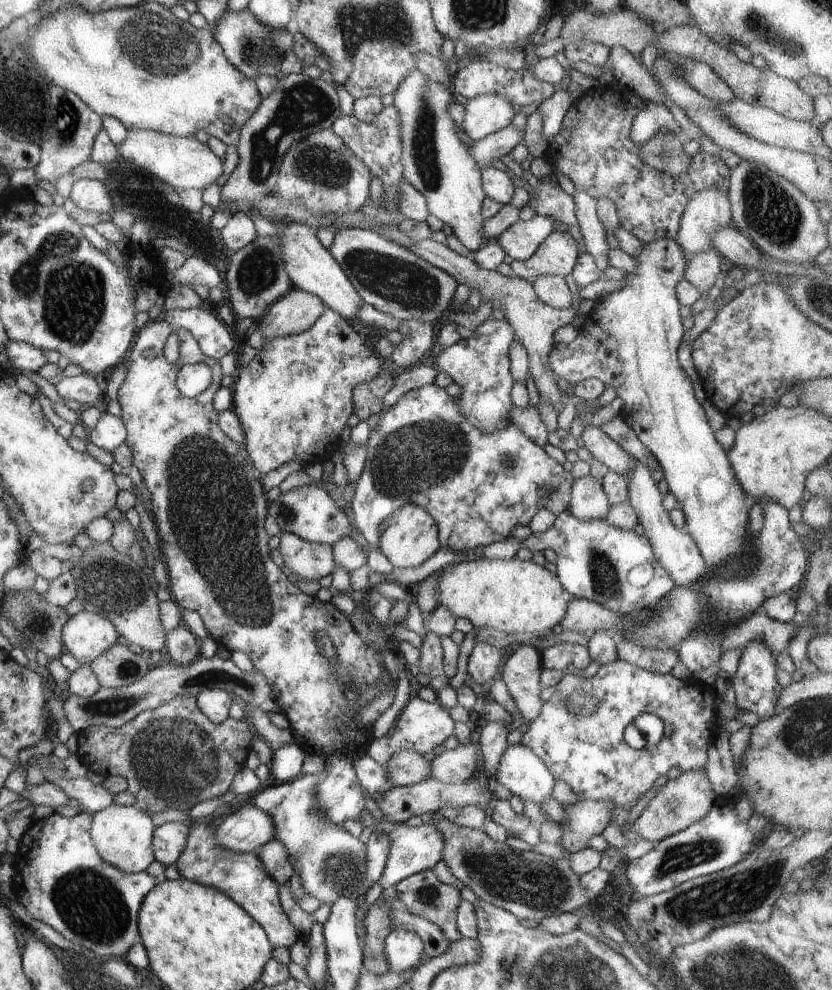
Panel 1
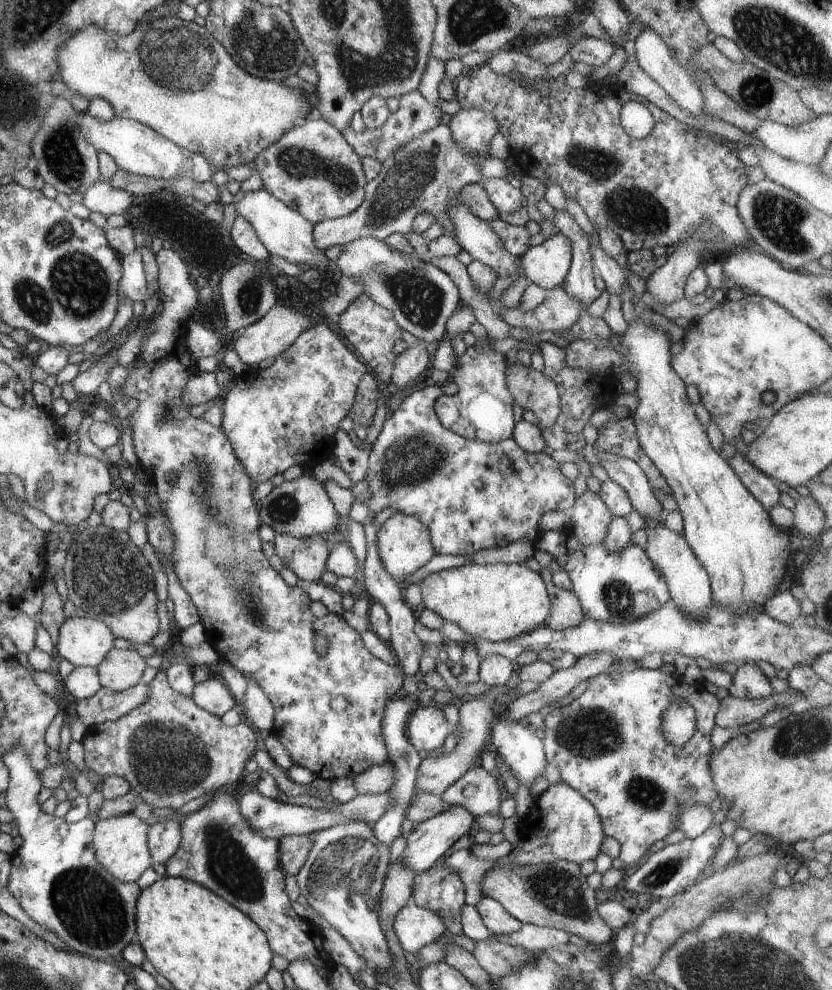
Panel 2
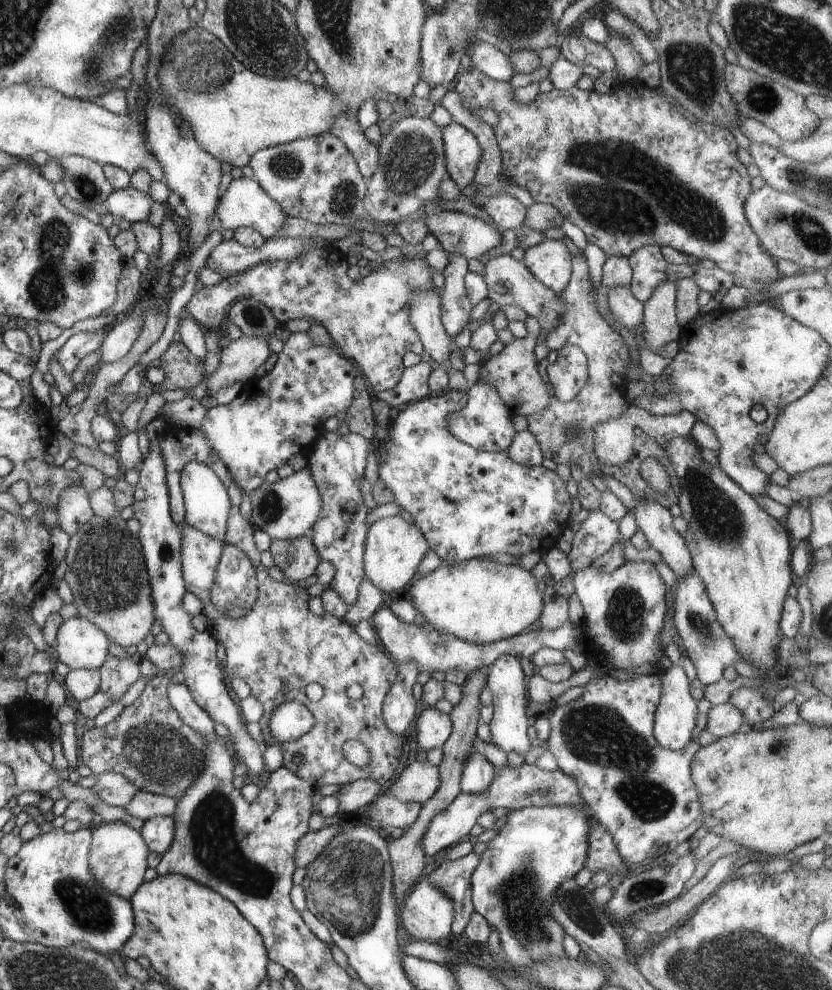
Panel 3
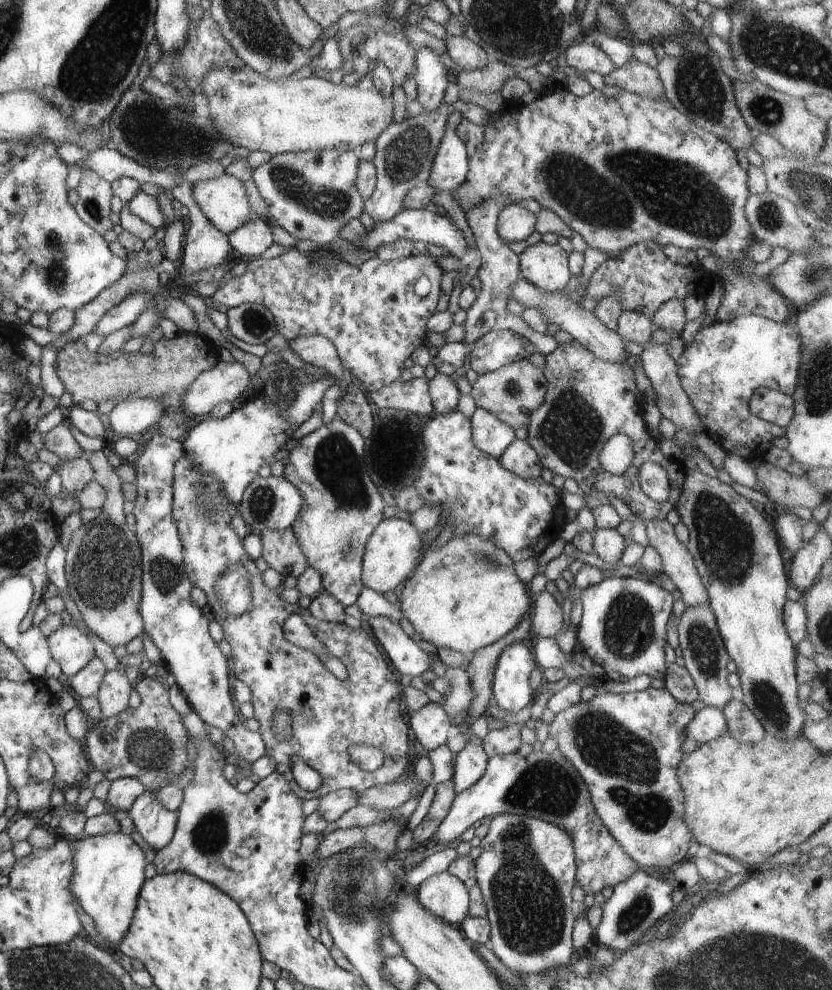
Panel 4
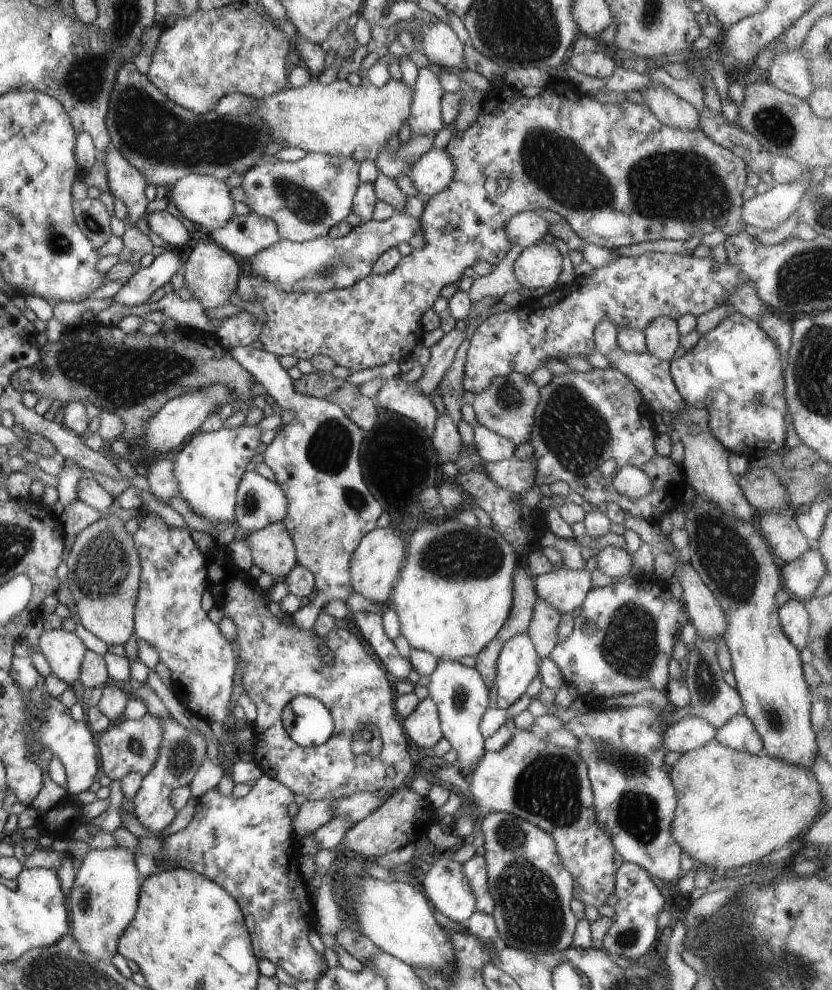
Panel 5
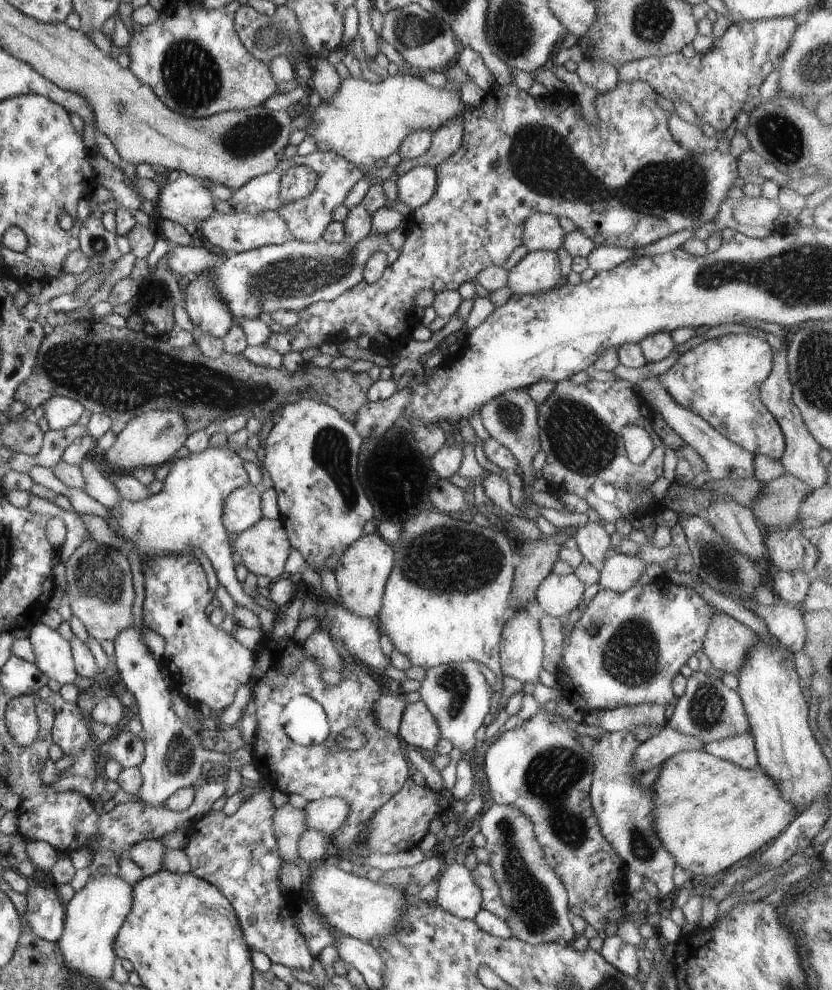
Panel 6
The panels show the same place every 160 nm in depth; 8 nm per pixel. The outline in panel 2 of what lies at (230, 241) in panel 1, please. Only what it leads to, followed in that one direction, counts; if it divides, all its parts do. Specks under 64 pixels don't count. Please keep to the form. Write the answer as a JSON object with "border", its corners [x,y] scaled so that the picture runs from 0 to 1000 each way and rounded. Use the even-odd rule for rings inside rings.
{"border":[[[280,218],[273,235],[288,257],[293,257],[297,261],[314,264],[323,259],[322,253],[310,240],[304,228],[291,218]]]}

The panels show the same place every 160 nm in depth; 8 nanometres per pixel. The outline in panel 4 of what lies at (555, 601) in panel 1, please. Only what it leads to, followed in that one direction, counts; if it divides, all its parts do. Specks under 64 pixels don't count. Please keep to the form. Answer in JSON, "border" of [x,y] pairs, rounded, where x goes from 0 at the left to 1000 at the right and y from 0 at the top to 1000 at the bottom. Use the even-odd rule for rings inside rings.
{"border":[[[548,538],[538,547],[536,547],[536,549],[534,549],[534,552],[524,553],[523,547],[516,552],[511,552],[508,563],[505,565],[502,572],[500,572],[496,579],[489,584],[488,591],[483,594],[483,598],[478,599],[480,612],[483,618],[486,618],[486,623],[495,628],[500,640],[502,640],[507,646],[518,648],[525,655],[536,654],[544,658],[553,658],[554,660],[567,662],[578,655],[595,649],[602,642],[606,642],[619,632],[623,632],[623,629],[626,629],[629,622],[637,617],[639,612],[639,602],[633,596],[632,591],[623,584],[617,570],[618,568],[611,562],[611,559],[601,553],[597,553],[594,547],[588,545],[588,543],[579,542],[572,538]]]}

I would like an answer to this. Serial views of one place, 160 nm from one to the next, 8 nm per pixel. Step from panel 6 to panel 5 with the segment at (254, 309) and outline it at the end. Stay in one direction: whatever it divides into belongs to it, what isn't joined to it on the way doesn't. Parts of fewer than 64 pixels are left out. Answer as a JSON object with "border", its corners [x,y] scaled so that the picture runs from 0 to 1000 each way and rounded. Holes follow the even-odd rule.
{"border":[[[483,215],[463,223],[448,220],[442,224],[434,224],[423,229],[416,238],[405,241],[395,237],[362,245],[340,241],[305,258],[300,279],[315,280],[346,296],[391,296],[415,292],[440,281],[458,257],[477,249],[481,244],[490,244],[504,231],[506,232],[506,226],[502,221]]]}

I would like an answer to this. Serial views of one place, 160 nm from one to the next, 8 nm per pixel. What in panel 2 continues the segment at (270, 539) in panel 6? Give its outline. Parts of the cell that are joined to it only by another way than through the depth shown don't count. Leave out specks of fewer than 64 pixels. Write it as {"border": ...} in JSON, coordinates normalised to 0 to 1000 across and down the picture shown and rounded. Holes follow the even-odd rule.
{"border":[[[339,539],[332,540],[327,549],[341,574],[351,576],[361,586],[382,587],[392,577],[397,552],[389,541],[375,540],[358,544]]]}

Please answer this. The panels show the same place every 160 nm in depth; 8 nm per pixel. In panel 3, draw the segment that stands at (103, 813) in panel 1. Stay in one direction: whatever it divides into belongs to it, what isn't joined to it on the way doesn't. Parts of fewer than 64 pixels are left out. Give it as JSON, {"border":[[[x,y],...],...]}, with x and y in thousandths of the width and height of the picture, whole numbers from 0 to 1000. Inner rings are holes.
{"border":[[[144,828],[124,830],[111,839],[106,873],[112,886],[130,901],[156,909],[163,898],[174,890],[173,881],[178,877],[175,868],[179,861],[175,849],[168,839],[159,837]]]}

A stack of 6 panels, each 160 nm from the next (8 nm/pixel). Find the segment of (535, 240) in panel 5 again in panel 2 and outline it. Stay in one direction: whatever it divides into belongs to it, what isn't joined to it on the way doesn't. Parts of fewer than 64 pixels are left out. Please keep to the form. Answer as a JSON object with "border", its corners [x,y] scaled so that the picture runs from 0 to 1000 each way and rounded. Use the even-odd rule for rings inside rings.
{"border":[[[599,179],[582,181],[577,185],[584,192],[589,204],[596,209],[601,220],[625,212],[629,197],[624,187]]]}

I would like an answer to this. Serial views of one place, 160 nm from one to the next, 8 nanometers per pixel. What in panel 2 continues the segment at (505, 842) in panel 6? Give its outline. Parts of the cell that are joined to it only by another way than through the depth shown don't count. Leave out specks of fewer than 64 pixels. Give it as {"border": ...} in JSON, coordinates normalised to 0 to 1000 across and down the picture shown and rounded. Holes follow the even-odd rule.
{"border":[[[678,789],[661,793],[638,810],[638,816],[626,824],[627,838],[625,852],[620,857],[609,857],[609,862],[619,870],[620,874],[647,874],[649,872],[663,873],[668,870],[683,870],[697,875],[704,869],[714,869],[722,860],[724,849],[728,846],[725,832],[718,818],[712,811],[702,806],[694,798],[690,798]],[[553,858],[536,865],[534,871],[555,887],[560,913],[571,916],[577,908],[584,906],[579,897],[581,887],[593,876],[595,869],[599,869],[599,866],[576,868],[564,858]]]}

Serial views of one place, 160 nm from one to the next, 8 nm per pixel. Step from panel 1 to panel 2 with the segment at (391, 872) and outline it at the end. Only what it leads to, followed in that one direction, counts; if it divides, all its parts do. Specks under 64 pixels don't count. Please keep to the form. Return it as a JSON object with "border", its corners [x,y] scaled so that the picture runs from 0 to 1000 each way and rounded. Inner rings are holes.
{"border":[[[542,813],[536,818],[528,820],[524,824],[498,832],[496,838],[489,843],[488,859],[482,863],[481,868],[487,874],[500,883],[514,879],[529,869],[538,857],[559,842],[571,839],[571,824],[559,814]]]}

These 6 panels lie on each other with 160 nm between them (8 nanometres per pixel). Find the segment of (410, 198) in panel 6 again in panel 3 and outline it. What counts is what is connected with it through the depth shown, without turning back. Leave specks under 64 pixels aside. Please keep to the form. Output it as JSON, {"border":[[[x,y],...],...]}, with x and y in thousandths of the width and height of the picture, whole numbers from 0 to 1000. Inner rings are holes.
{"border":[[[541,124],[532,129],[535,171],[554,190],[560,190],[571,179],[579,158],[572,138],[554,125]]]}

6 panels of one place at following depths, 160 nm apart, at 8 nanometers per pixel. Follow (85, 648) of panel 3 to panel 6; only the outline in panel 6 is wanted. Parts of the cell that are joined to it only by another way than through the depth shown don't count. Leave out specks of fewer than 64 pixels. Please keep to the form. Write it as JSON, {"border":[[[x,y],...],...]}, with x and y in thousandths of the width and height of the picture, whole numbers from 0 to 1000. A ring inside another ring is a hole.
{"border":[[[49,628],[29,639],[41,655],[41,670],[58,683],[75,693],[91,687],[89,661],[85,648],[77,645],[69,636]]]}

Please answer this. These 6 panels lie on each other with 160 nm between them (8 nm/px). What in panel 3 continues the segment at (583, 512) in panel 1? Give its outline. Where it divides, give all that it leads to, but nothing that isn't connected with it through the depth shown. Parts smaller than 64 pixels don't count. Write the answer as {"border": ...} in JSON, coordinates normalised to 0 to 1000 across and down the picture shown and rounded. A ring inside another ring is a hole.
{"border":[[[721,514],[708,518],[707,523],[696,529],[697,533],[690,536],[688,554],[681,560],[690,578],[709,572],[748,545],[740,526],[733,525]]]}

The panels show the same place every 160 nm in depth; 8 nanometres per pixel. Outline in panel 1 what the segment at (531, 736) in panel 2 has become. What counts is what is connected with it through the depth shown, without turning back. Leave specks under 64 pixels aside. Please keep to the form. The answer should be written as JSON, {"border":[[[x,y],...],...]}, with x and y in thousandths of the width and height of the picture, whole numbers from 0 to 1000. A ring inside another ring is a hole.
{"border":[[[621,749],[609,754],[603,762],[600,775],[595,780],[594,791],[601,791],[615,802],[621,802],[627,807],[641,808],[649,814],[649,809],[663,802],[667,787],[667,784],[659,778],[659,774],[639,757],[627,749]]]}

